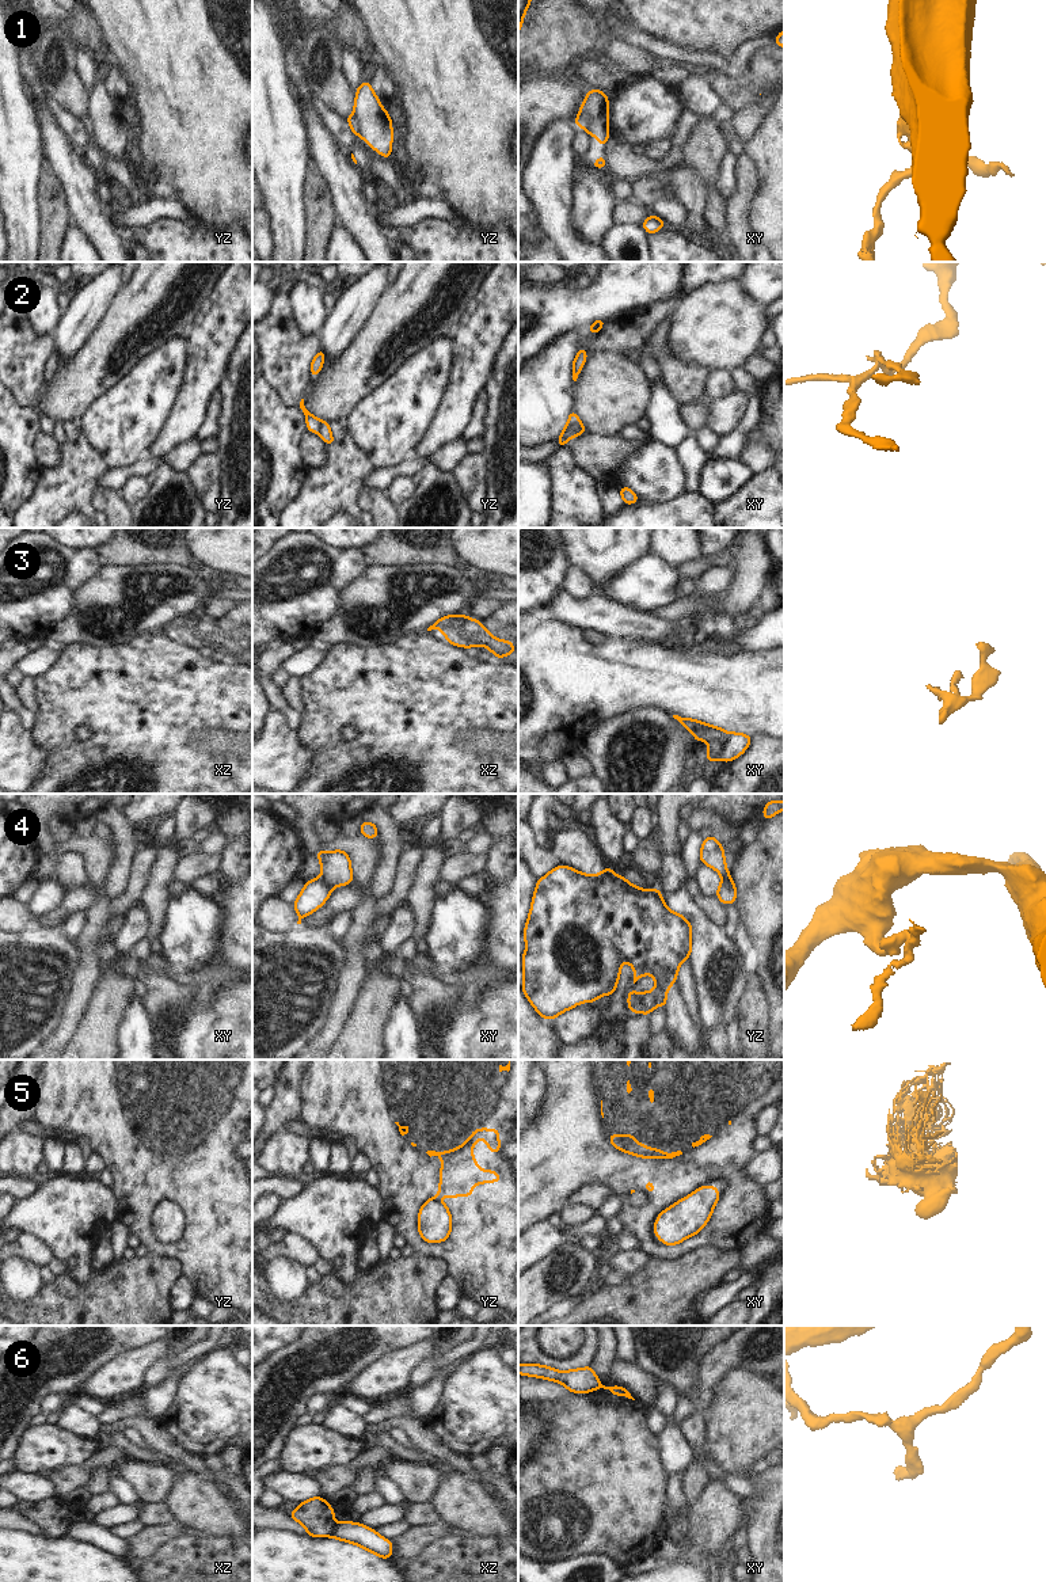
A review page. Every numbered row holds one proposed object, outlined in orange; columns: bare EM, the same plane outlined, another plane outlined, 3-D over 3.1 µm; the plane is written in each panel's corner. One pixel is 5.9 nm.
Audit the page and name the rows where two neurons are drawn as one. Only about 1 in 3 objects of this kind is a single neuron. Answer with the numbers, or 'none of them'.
1, 2, 3, 4, 5, 6

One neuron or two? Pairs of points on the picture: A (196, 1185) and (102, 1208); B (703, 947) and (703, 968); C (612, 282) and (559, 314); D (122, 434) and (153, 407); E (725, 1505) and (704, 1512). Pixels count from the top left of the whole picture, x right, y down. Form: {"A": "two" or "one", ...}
{"A": "two", "B": "one", "C": "one", "D": "one", "E": "one"}

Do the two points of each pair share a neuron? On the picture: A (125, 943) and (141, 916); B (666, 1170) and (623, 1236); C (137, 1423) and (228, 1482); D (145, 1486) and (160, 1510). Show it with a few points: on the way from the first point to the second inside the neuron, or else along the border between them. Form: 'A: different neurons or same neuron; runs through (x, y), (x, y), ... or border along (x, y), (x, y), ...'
A: same neuron; runs through (128, 936), (137, 923)
B: different neurons; border along (627, 1225), (641, 1246)
C: same neuron; runs through (160, 1441), (182, 1460), (194, 1464), (205, 1474)
D: different neurons; border along (145, 1502), (163, 1503)

